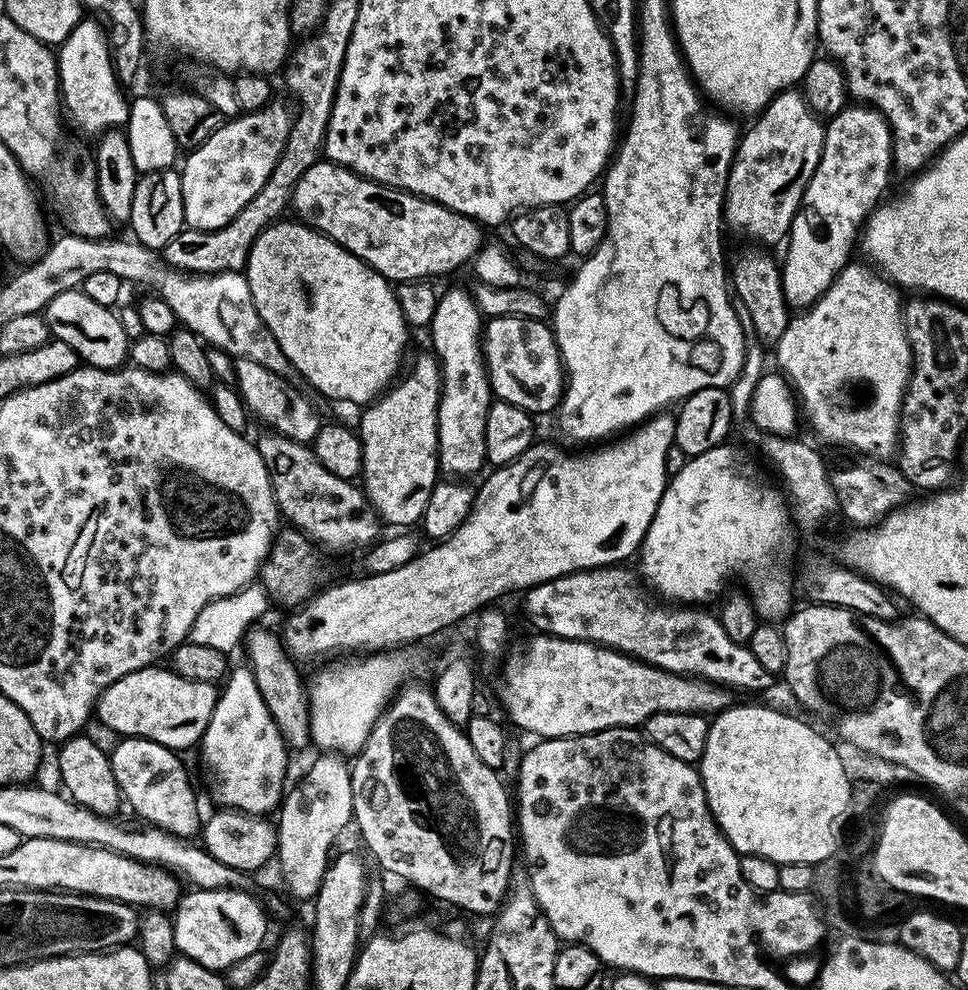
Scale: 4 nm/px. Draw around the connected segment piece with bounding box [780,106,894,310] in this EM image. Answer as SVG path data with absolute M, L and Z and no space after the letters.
M849 106L842 110L842 114L827 121L820 161L802 194L800 209L797 210L792 228L788 231L788 253L785 254L784 260L782 256L780 277L789 309L809 309L834 283L836 276L847 267L853 259L852 247L855 244L857 247L861 239L862 225L872 215L877 204L881 203L891 176L894 176L892 131L886 118L877 108Z

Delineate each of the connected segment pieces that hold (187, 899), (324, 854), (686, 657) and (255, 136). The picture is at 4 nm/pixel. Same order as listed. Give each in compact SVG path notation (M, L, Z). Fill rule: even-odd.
M238 888L192 890L181 895L174 912L173 932L176 952L213 970L227 970L246 954L254 954L265 946L269 917L263 903L253 893Z
M320 754L317 757L308 773L293 788L291 785L287 789L278 808L280 820L276 824L275 859L280 860L284 884L298 899L308 901L322 886L336 839L343 834L347 824L349 827L353 823L354 794L349 761L340 754Z
M628 566L588 568L585 572L571 572L550 582L536 584L523 593L524 616L536 627L537 633L567 640L589 640L592 644L643 660L645 664L653 664L655 668L677 672L679 676L695 676L697 680L722 684L729 690L741 688L744 692L764 692L771 686L774 674L758 663L747 644L734 642L713 613L711 616L700 606L673 606L661 602L633 569L632 572Z
M269 102L265 108L225 119L202 146L191 149L179 169L187 227L213 232L226 226L262 190L292 129L289 105Z

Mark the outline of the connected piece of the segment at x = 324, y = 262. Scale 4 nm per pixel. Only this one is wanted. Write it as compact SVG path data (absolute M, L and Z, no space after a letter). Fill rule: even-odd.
M277 222L270 225L256 239L250 250L246 275L250 294L254 298L254 306L262 318L262 322L266 322L270 334L274 334L278 346L282 346L286 358L290 358L290 362L301 377L304 375L322 395L329 396L332 400L349 400L352 404L367 406L373 403L397 379L398 373L396 371L399 370L400 363L404 360L404 347L408 344L410 327L404 319L402 306L399 305L399 300L396 297L396 288L382 274L378 274L366 262L362 262L354 254L347 252L342 245L334 243L330 237L317 232L314 228L309 228L303 222L284 223Z

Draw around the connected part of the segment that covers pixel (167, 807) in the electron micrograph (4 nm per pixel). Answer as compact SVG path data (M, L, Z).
M126 736L115 741L117 744L110 748L110 759L113 768L114 781L120 788L121 797L133 808L135 815L146 824L153 824L180 839L193 839L202 830L202 815L196 805L196 792L192 789L192 782L184 764L177 753L171 748L162 746L158 742L150 742L146 738Z

